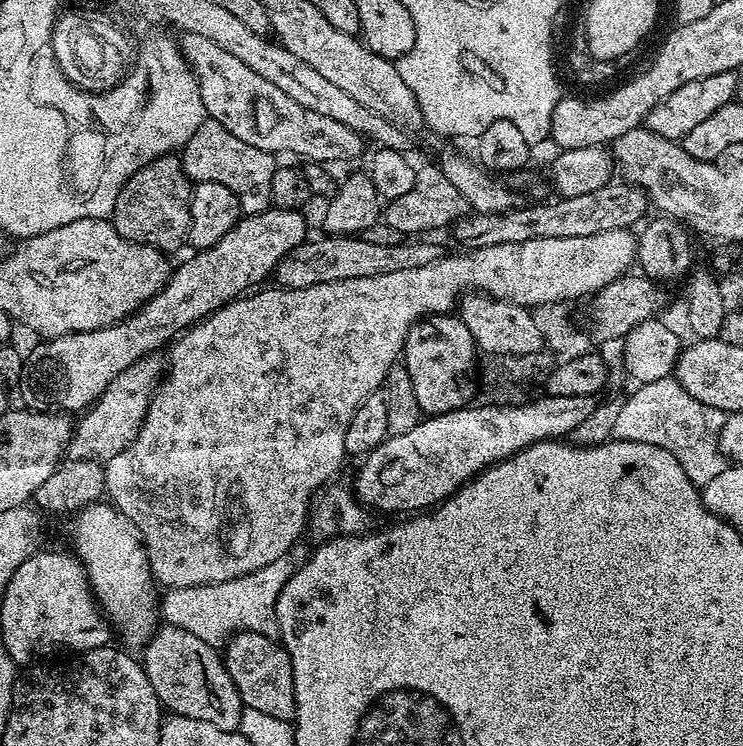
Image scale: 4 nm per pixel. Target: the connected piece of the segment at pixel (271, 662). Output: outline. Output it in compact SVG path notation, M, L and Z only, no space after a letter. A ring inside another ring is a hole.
M239 631L227 641L222 652L222 659L230 678L234 678L234 686L238 686L238 694L245 708L258 710L262 714L270 714L270 718L282 718L292 722L296 718L296 695L294 694L294 666L292 655L284 649L284 645L272 640L263 632Z

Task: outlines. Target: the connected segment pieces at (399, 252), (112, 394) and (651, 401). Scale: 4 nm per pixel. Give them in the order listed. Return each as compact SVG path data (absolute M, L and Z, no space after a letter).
M360 234L354 236L321 235L321 240L308 238L290 250L276 266L274 280L281 288L309 288L330 282L342 282L346 278L374 278L378 274L394 274L394 270L410 270L418 266L430 266L446 255L445 249L431 244L431 239L420 238L417 244L401 242L398 245L378 246L366 242Z
M159 355L144 356L141 360L127 366L118 374L106 390L75 421L72 440L68 444L67 455L74 460L99 460L107 462L114 454L122 454L138 434L142 422L148 413L152 393L162 379L162 360Z
M675 375L658 378L658 382L641 384L635 390L637 392L633 396L623 397L620 409L618 410L618 418L614 418L613 437L617 440L625 440L626 442L650 442L650 446L662 446L662 450L670 450L670 454L674 454L678 458L678 462L688 471L688 477L697 486L708 484L710 478L718 478L718 474L722 474L722 470L726 467L726 457L722 451L722 433L724 431L724 417L726 414L722 410L718 410L714 406L708 406L706 402L700 402L698 398L694 398L694 394L690 394L690 390L686 390L679 384Z

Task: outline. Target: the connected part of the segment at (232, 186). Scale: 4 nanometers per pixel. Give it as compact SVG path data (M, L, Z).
M207 118L202 122L202 126L198 126L198 130L194 130L194 134L182 149L184 173L188 175L188 179L193 182L218 182L221 186L226 186L226 190L232 191L234 198L238 198L244 216L256 215L273 207L270 182L274 182L274 174L278 167L276 160L277 157L273 153L258 150L258 146L249 146L246 142L234 138L234 134L226 130L226 126Z

